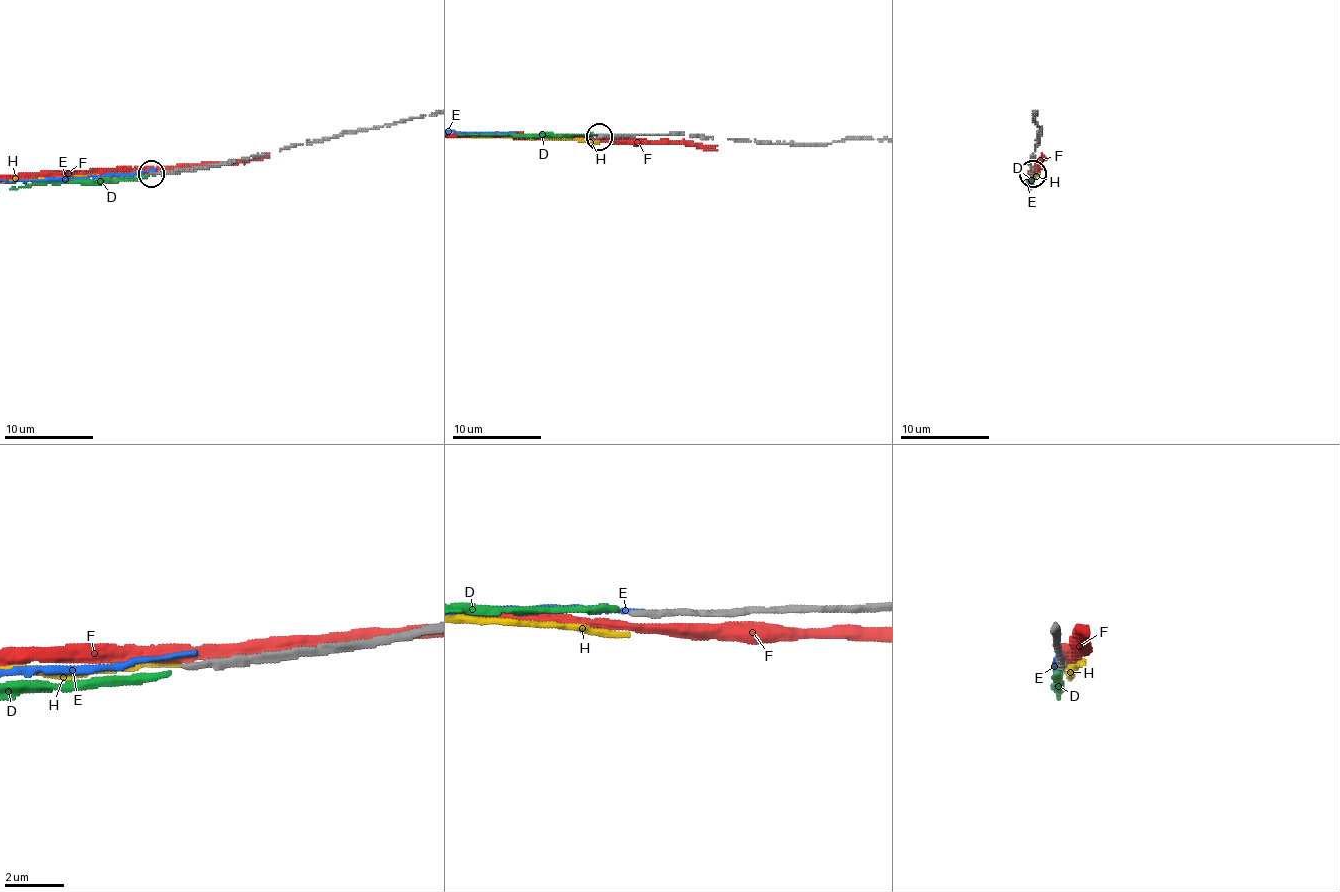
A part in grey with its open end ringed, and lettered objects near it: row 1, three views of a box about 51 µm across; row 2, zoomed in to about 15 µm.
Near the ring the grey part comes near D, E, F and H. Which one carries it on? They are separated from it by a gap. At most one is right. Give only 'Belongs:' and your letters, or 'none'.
Belongs: D

